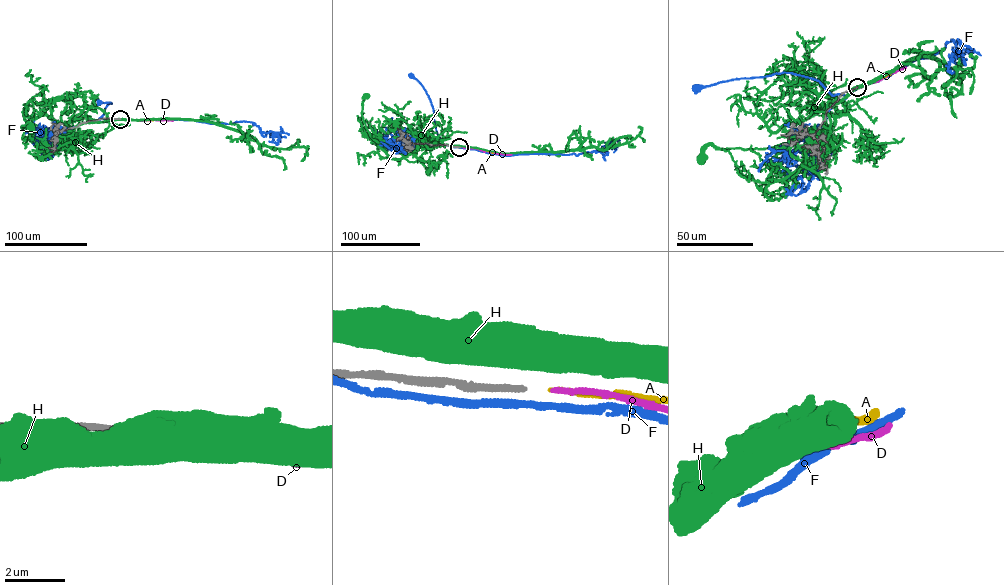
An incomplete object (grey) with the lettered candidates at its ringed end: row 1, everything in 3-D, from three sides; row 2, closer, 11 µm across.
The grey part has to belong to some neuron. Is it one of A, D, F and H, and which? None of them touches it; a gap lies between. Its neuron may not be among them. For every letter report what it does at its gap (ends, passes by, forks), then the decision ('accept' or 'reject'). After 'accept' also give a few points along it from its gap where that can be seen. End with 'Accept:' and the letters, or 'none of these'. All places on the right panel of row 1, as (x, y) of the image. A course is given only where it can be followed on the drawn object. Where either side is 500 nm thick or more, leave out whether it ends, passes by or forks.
A: it ends there; reject
D: it ends there; reject
F: it passes by; reject
H: reject
Accept: none of these

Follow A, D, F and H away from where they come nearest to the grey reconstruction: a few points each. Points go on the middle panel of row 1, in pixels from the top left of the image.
A: (460, 147), (495, 153)
D: (460, 147), (511, 154)
F: (459, 147), (439, 143), (430, 100), (411, 75)
H: (459, 146), (426, 142), (417, 145), (376, 141), (362, 116), (366, 96)

